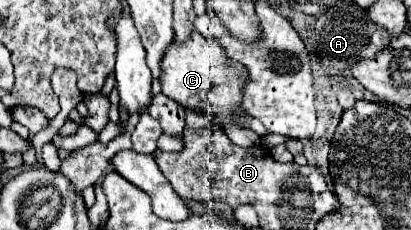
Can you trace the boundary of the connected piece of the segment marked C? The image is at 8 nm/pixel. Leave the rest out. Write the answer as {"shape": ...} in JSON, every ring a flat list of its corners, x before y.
{"shape":[[194,30,186,42,172,42,170,50,162,56,162,74,160,74,160,84,162,84,162,94,168,98,176,100,184,108,192,110,202,110,202,112,212,112,220,120,234,120,234,110,242,110,238,104,242,100,242,86,246,84,248,76,242,64,232,62,224,48,216,40,210,40,202,36,202,32]]}

